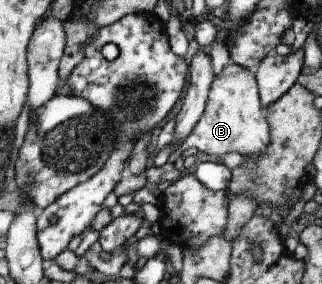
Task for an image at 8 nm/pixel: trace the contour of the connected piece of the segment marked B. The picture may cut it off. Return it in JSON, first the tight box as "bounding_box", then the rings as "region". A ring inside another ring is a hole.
{"bounding_box":[166,64,269,167],"region":[[[226,64],[209,84],[202,114],[186,138],[168,154],[166,162],[172,167],[181,153],[194,146],[196,150],[212,156],[237,152],[244,158],[264,156],[269,141],[269,128],[264,109],[260,106],[255,74],[237,64]]]}

